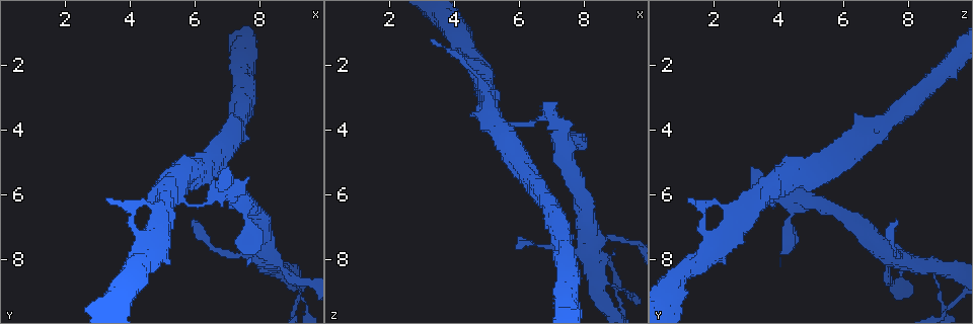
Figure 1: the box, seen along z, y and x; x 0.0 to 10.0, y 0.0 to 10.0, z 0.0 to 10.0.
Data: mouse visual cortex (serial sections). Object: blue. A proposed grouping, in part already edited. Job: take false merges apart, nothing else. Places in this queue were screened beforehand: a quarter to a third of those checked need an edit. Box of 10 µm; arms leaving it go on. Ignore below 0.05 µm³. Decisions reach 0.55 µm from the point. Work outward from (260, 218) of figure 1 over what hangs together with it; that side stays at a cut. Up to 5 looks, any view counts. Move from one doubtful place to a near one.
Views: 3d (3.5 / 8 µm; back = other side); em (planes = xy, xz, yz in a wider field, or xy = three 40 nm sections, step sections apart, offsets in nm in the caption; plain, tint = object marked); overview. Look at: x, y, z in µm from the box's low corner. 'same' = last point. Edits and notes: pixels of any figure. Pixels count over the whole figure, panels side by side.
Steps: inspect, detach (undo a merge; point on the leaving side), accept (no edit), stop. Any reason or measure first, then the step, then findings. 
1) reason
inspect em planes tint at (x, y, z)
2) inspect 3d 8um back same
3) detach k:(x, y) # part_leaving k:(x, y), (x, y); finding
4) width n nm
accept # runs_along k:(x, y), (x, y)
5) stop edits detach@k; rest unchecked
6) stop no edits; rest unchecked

side arm on a straight run
inspect 3d 3.5um at (8.45, 8.20, 8.70)

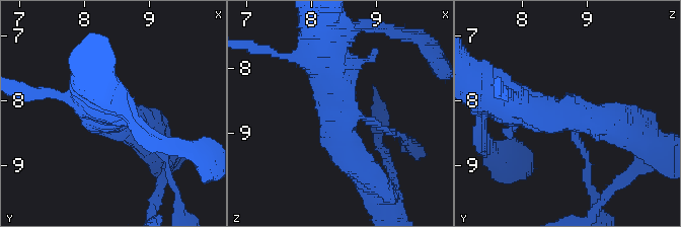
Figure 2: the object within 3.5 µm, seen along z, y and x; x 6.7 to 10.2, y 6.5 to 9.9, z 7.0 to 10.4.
arms 3; arm_widths 150, 500, 600 nm; need the tissue
inspect em xy step 3 plain at (8.40, 8.25, 8.65)

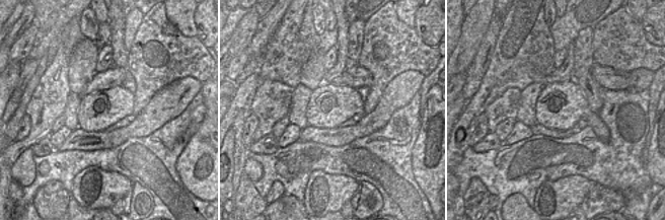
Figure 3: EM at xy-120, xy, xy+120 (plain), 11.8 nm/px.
inspect em xy step 3 tint same

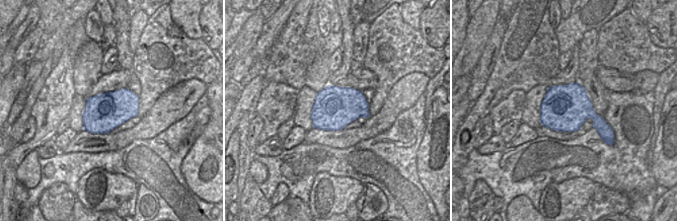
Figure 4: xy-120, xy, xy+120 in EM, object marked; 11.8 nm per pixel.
accept # runs_along 2:(322, 49), (342, 147), (363, 167); one cell here

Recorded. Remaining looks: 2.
a fork
inspect 3d 8um back at (7.15, 5.85, 3.85)

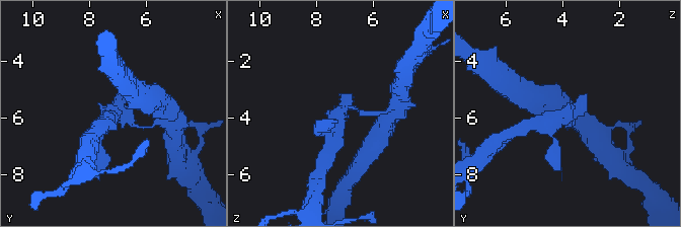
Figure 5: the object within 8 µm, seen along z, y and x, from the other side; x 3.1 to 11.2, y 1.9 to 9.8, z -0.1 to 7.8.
inspect em xy step 1 tint same

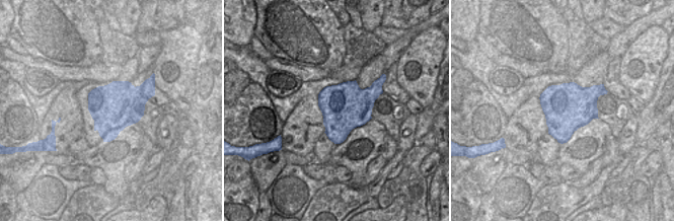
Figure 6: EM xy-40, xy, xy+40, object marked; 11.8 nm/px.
detach 5:(362, 112) # part_leaving 5:(348, 107), (368, 115), (384, 112); a second cell is stuck on

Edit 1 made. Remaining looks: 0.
stop edits detach@5; rest unchecked

